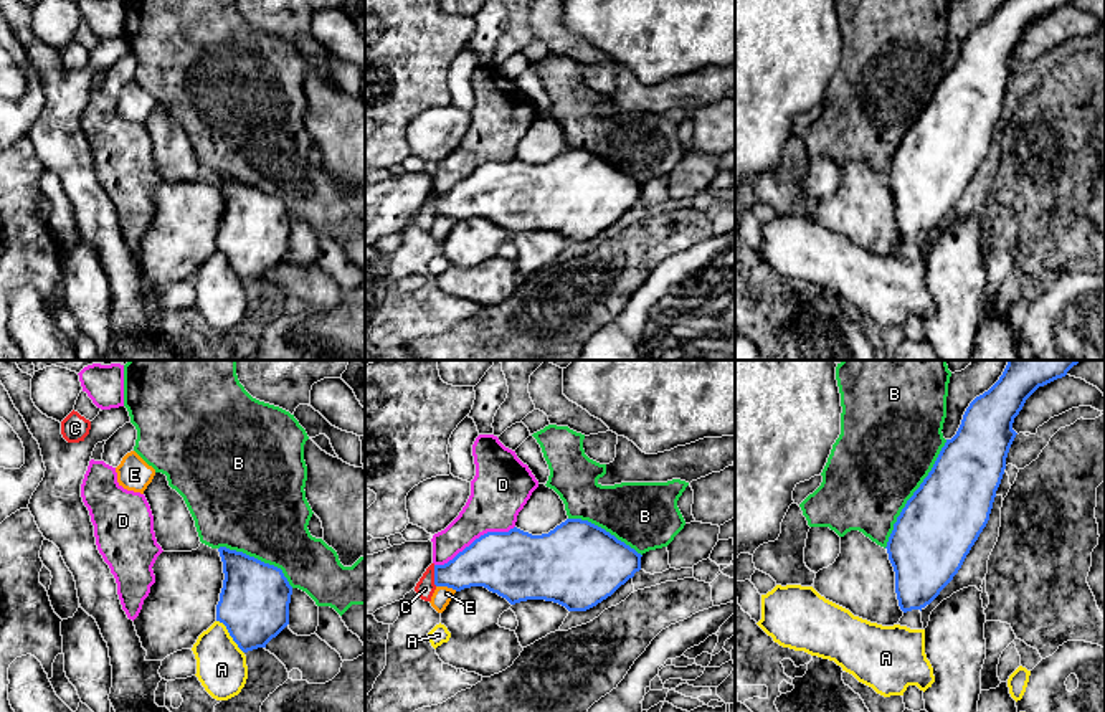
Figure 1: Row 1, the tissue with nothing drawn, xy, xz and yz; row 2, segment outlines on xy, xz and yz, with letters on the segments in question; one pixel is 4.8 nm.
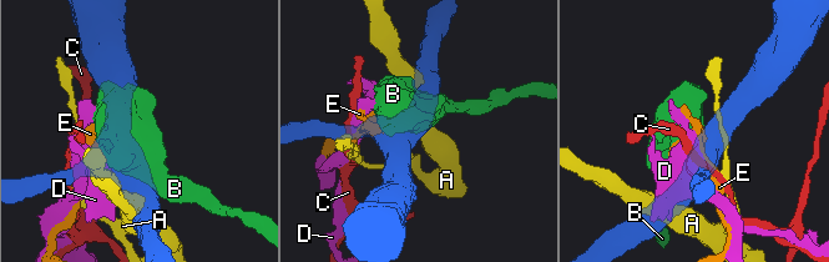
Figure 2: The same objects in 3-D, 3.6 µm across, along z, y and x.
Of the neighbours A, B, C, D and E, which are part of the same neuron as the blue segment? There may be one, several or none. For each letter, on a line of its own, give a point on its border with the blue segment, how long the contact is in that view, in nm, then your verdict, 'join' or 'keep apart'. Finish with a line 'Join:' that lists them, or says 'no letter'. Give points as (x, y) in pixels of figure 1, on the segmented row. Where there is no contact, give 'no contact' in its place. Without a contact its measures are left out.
A: contact xy (230, 635); length 220 nm; keep apart
B: contact yz (914, 494); length 600 nm; keep apart
C: contact xz (435, 575); length 110 nm; keep apart
D: contact xz (476, 539); length 440 nm; keep apart
E: contact xz (446, 585); length 110 nm; keep apart
Join: no letter

